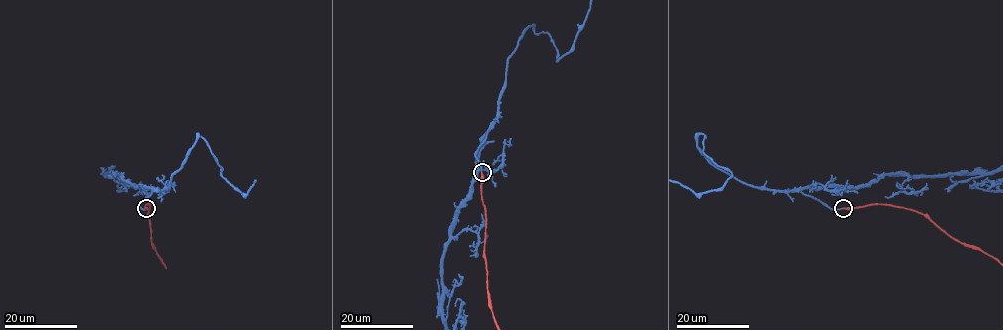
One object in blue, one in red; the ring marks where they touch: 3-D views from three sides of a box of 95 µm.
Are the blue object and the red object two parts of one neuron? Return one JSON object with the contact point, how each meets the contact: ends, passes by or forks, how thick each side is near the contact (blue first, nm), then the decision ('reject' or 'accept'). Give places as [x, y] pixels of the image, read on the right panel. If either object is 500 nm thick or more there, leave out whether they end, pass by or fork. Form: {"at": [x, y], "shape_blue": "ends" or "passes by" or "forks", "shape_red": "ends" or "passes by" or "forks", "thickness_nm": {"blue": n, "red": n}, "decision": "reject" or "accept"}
{"at": [843, 208], "shape_blue": "ends", "shape_red": "ends", "thickness_nm": {"blue": 170, "red": 320}, "decision": "accept"}

